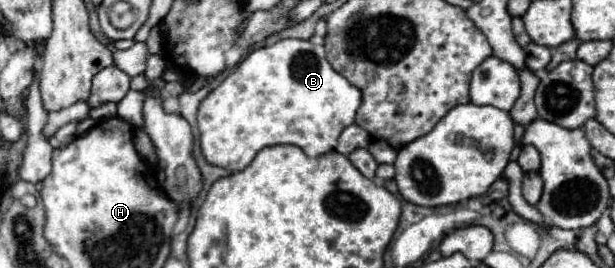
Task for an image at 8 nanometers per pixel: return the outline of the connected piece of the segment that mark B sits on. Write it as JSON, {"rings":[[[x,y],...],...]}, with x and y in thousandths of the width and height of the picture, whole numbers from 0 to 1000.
{"rings":[[[459,146],[410,190],[325,384],[322,481],[328,578],[341,616],[393,638],[413,578],[439,541],[481,541],[501,586],[543,563],[553,496],[576,459],[589,340],[569,317],[530,228],[527,168]]]}

